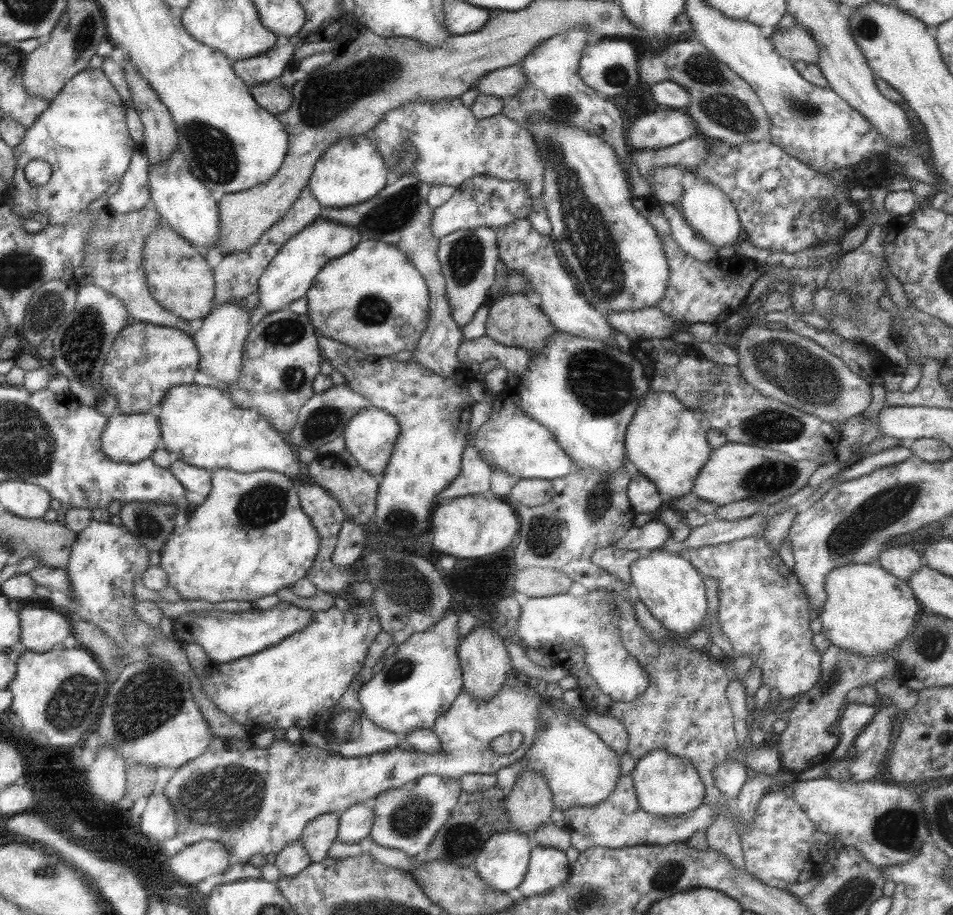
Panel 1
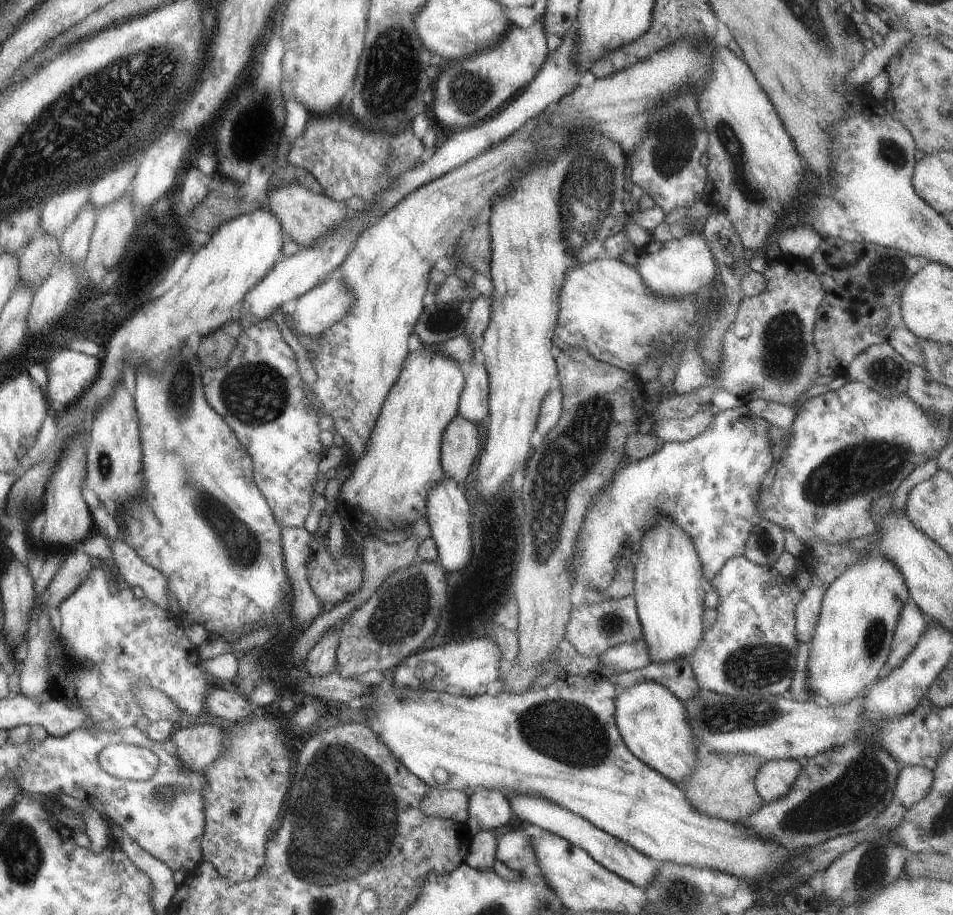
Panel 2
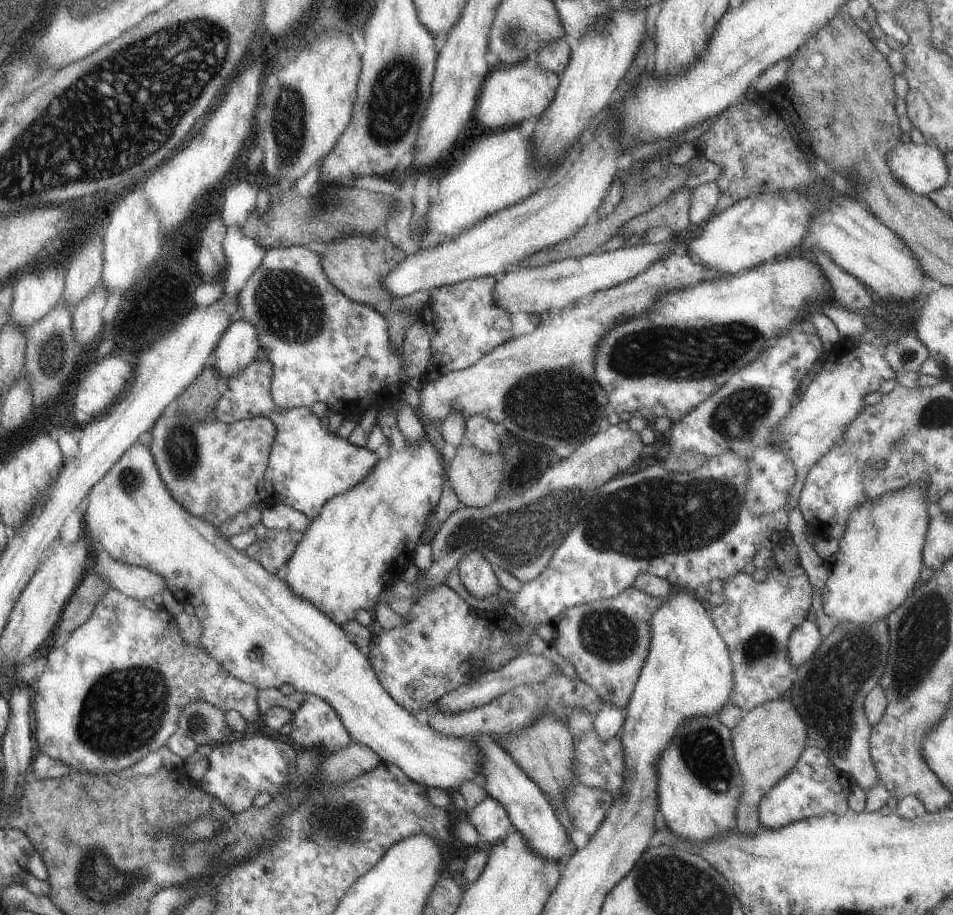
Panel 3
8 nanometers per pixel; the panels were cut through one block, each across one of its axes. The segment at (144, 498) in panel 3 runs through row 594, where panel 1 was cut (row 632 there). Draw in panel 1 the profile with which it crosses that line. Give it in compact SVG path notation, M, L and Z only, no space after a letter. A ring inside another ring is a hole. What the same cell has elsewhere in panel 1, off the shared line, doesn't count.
M282 603L270 610L231 613L227 611L201 610L188 612L174 618L172 638L182 646L199 644L206 656L217 663L231 663L238 659L262 652L294 633L312 624L314 611L300 608L292 603Z

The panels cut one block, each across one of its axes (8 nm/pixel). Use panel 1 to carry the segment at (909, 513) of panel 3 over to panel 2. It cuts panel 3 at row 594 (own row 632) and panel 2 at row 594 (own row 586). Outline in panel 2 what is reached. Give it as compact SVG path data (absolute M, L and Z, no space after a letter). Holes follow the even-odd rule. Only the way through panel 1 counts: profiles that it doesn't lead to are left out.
M870 553L848 569L826 589L818 622L809 642L807 658L808 684L811 700L820 705L837 705L860 697L860 690L878 680L891 651L893 632L901 617L902 607L910 601L909 590L898 567L884 555Z

